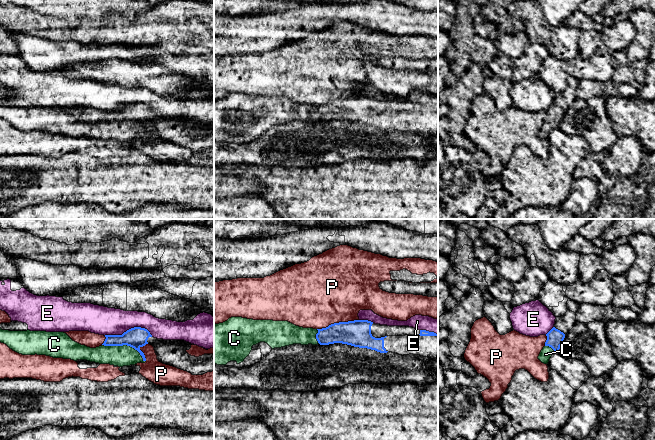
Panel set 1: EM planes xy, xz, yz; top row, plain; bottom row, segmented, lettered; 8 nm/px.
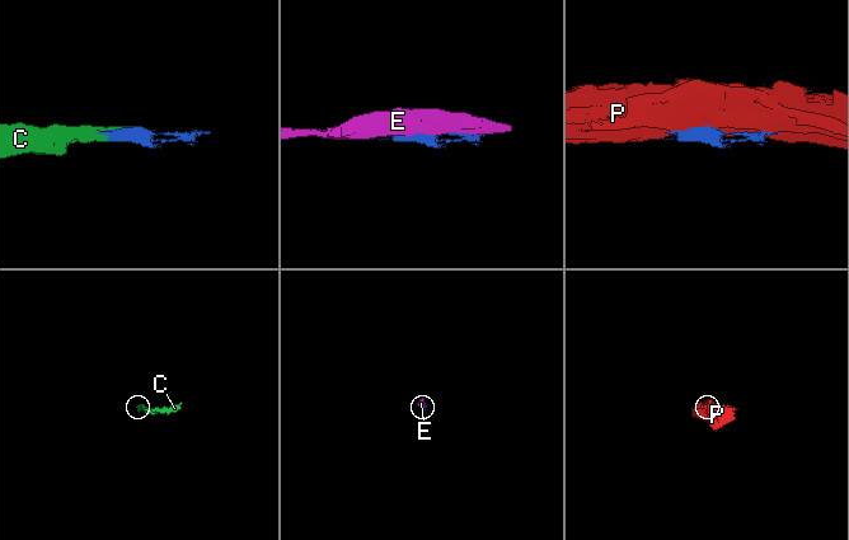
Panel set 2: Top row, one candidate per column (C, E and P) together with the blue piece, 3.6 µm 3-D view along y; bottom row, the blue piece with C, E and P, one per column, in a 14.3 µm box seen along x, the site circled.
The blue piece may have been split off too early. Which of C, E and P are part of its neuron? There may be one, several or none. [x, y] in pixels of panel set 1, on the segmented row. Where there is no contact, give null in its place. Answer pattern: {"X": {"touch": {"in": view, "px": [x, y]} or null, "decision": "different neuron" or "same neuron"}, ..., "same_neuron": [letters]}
{"C": {"touch": {"in": "xy", "px": [125, 344]}, "decision": "same neuron"}, "E": {"touch": {"in": "xy", "px": [129, 329]}, "decision": "different neuron"}, "P": {"touch": {"in": "xz", "px": [337, 323]}, "decision": "different neuron"}, "same_neuron": ["C"]}

